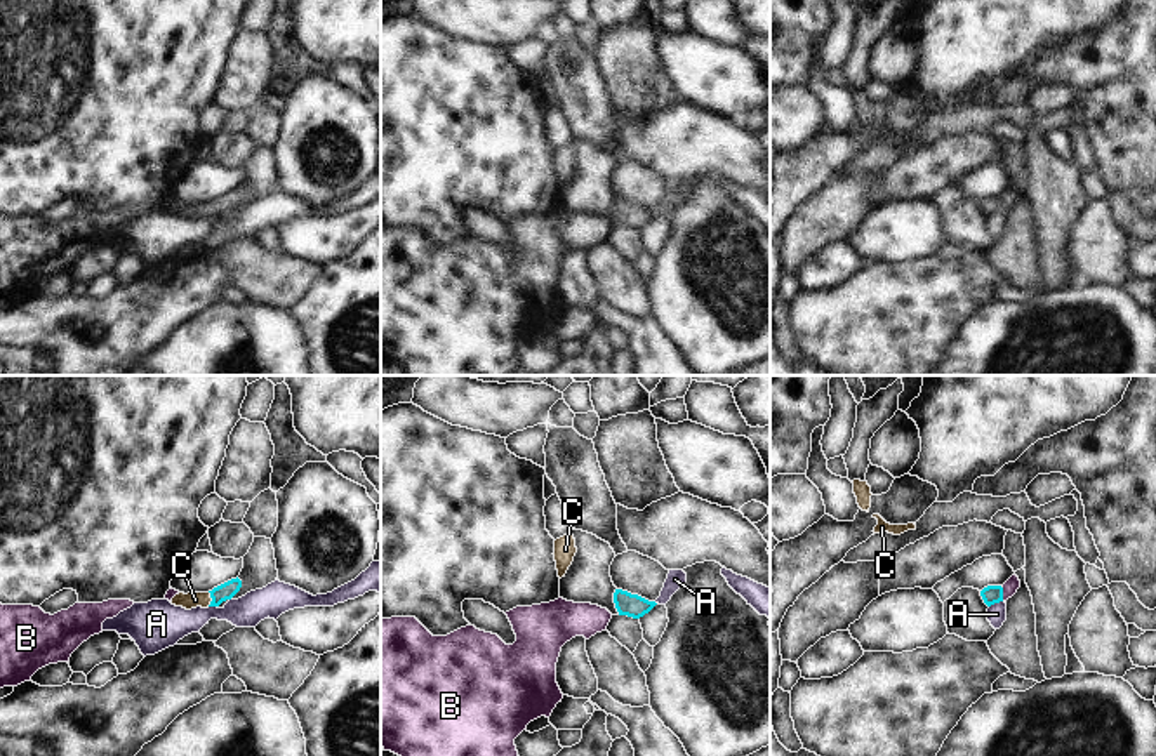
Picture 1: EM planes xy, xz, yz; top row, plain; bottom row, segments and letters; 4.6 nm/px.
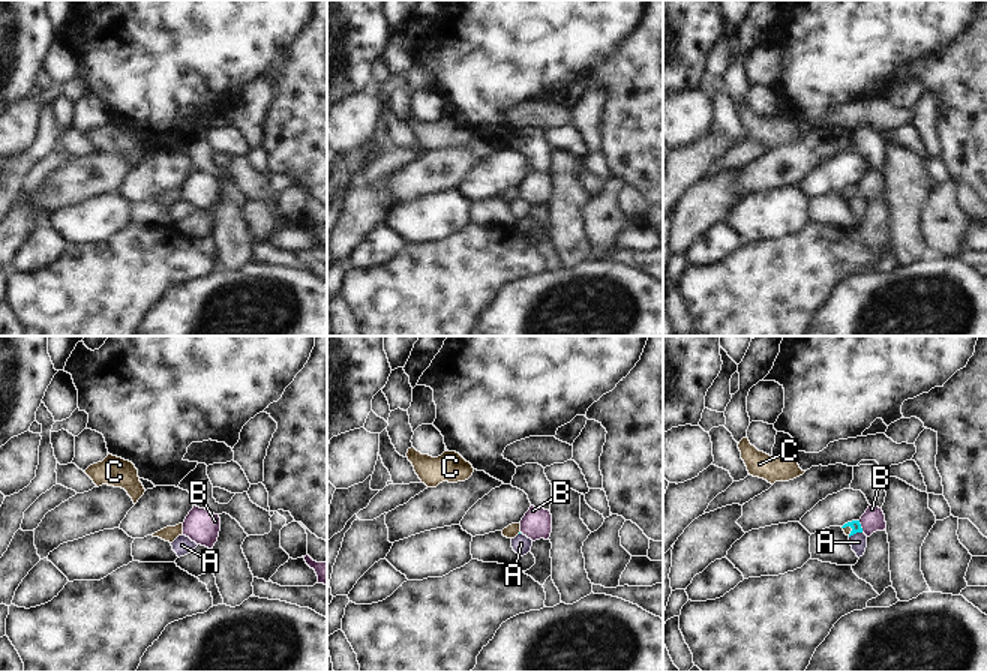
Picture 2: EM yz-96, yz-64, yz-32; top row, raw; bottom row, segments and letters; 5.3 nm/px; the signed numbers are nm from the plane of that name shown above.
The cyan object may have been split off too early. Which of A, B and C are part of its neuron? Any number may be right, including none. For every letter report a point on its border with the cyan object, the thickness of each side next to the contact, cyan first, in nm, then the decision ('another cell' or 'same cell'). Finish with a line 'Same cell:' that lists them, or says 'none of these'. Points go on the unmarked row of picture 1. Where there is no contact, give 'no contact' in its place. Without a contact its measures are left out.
A: meets cyan in yz at (995, 212); 90 nm thick on the cyan side, 100 nm on the other; another cell
B: meets cyan in yz at (1002, 204); 90 nm thick on the cyan side, 70 nm on the other; another cell
C: meets cyan in xy at (211, 207); 80 nm thick on the cyan side, 80 nm on the other; same cell
Same cell: C

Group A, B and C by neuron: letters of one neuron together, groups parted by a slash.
A / B / C

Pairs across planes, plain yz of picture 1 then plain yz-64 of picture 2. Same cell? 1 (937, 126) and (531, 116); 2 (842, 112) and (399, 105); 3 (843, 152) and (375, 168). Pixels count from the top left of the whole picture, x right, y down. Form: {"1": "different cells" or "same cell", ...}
{"1": "same cell", "2": "different cells", "3": "different cells"}

